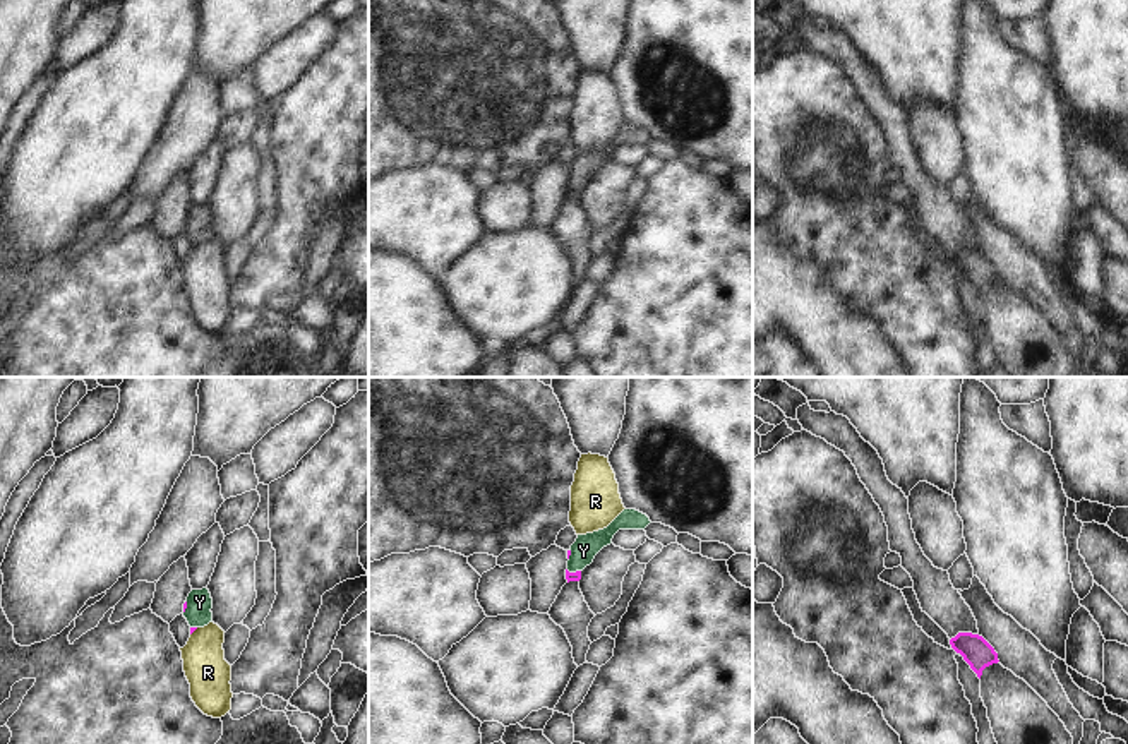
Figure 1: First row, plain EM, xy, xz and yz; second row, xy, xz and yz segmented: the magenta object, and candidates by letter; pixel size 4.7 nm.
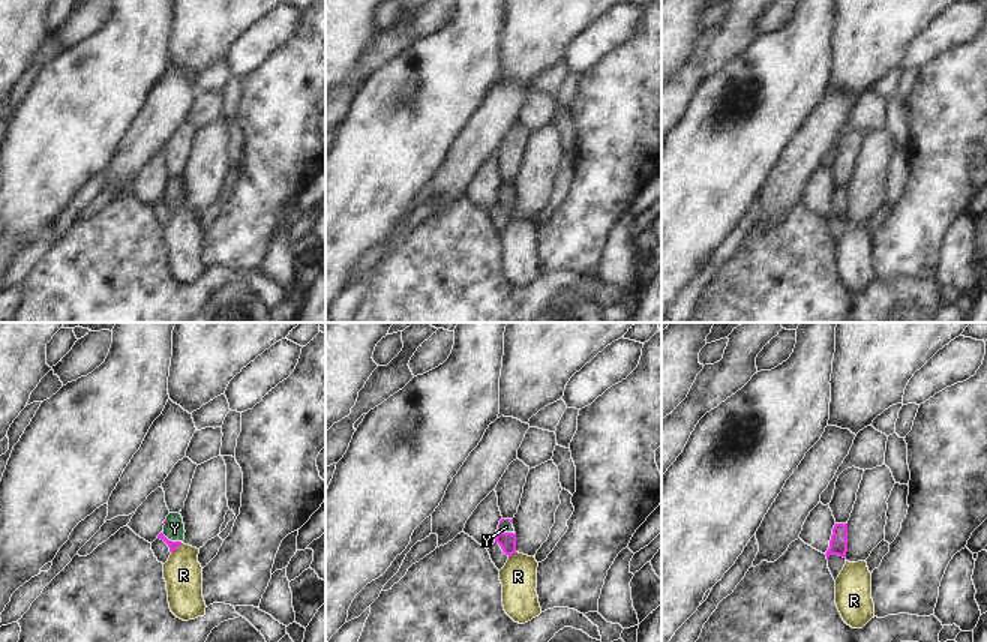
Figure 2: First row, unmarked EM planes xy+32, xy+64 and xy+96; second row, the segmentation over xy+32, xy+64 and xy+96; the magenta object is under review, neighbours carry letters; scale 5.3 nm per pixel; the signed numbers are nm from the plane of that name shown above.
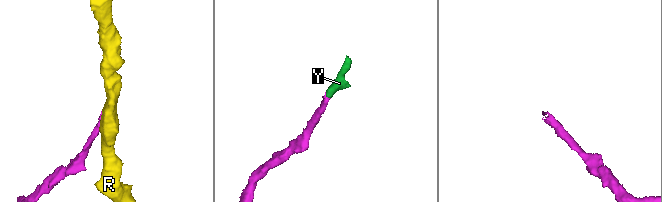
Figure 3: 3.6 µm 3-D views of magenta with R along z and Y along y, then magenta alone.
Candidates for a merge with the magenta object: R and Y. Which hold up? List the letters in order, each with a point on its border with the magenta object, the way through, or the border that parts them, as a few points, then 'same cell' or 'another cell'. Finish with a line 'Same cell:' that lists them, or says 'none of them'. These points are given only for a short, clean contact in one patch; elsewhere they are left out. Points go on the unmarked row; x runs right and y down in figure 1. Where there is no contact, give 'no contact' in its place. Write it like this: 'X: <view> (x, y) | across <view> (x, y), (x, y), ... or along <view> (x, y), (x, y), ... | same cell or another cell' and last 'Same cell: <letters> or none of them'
R: xy (194, 246) | along xy (198, 244), (191, 251) | another cell
Y: xz (573, 189) | across xz (571, 192), (573, 189), (583, 167) | same cell
Same cell: Y

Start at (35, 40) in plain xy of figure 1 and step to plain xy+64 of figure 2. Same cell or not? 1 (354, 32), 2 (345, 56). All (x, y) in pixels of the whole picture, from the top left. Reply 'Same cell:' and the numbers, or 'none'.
Same cell: 1, 2

